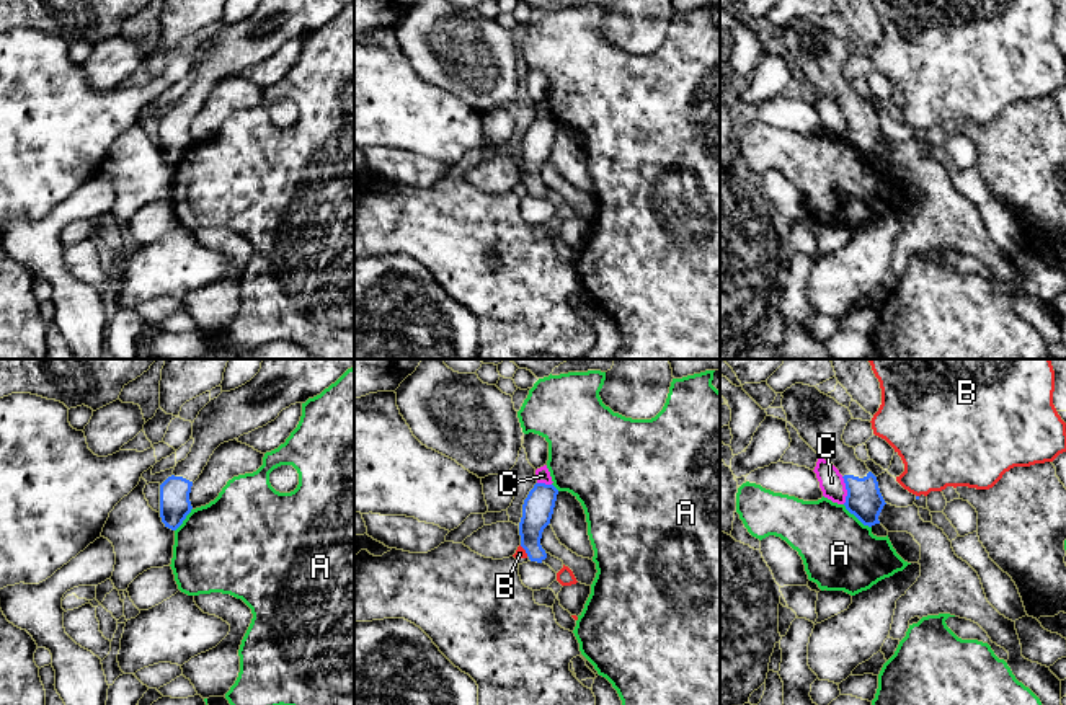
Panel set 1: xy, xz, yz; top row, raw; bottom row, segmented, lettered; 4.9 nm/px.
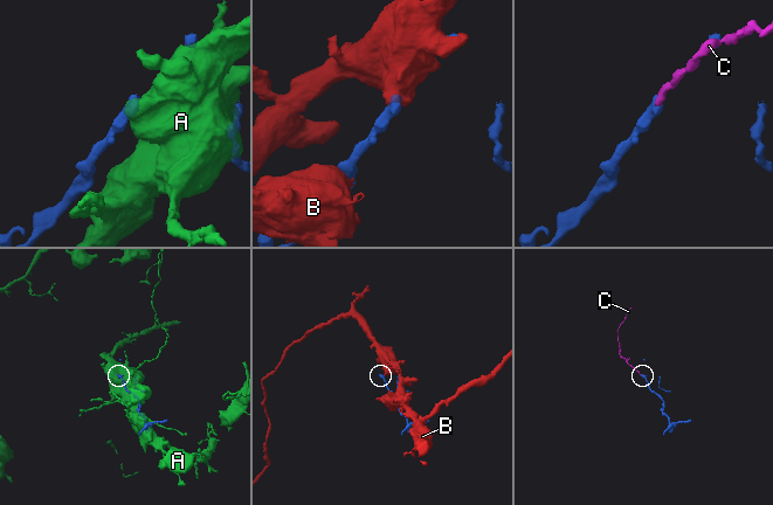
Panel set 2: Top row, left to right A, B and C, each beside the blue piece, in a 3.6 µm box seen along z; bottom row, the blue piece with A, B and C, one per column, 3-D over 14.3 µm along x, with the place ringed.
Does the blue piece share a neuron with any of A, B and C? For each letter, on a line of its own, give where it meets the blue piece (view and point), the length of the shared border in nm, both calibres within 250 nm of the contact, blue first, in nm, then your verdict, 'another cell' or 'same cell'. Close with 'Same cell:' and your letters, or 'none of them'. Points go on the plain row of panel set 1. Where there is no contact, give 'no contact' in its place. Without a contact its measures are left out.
A: yz (857, 152) | 180 nm | 180/360 nm | another cell
B: xz (524, 183) | 70 nm | 150/50 nm | another cell
C: yz (846, 123) | 140 nm | 180/120 nm | another cell
Same cell: none of them

